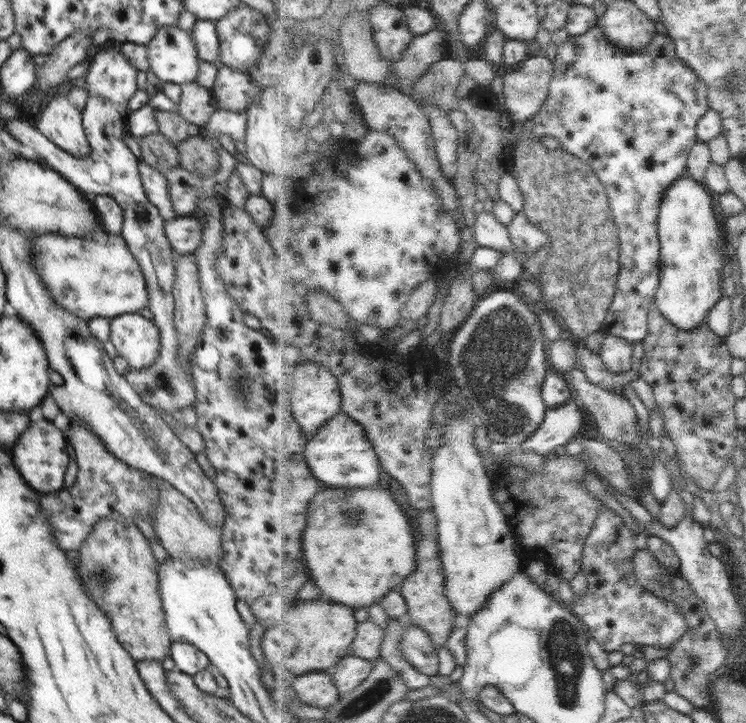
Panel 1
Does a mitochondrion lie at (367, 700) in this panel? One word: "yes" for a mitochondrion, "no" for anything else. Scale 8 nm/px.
yes

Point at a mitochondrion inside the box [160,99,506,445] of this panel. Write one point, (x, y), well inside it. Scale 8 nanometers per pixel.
(239, 368)

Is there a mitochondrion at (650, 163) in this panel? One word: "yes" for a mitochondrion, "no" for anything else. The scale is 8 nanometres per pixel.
no

